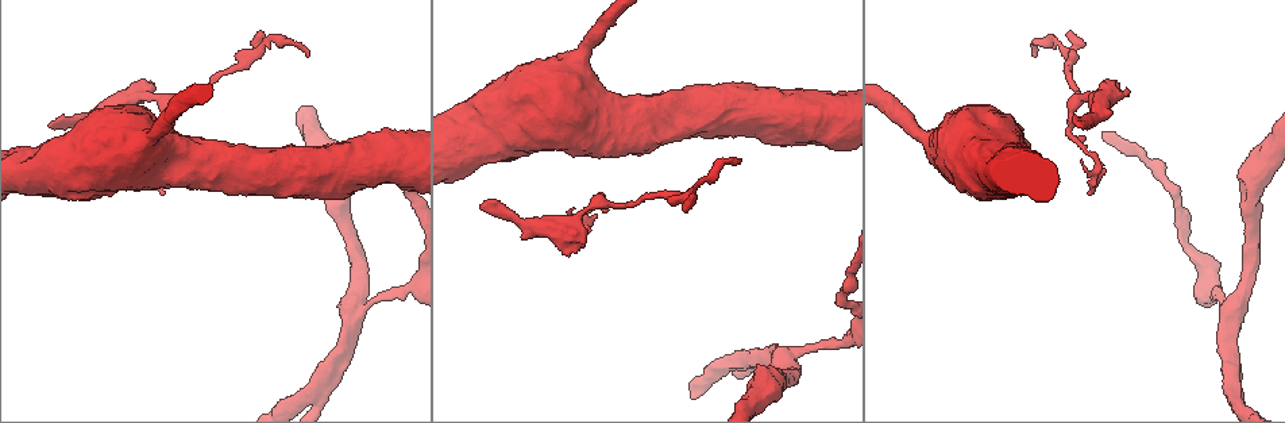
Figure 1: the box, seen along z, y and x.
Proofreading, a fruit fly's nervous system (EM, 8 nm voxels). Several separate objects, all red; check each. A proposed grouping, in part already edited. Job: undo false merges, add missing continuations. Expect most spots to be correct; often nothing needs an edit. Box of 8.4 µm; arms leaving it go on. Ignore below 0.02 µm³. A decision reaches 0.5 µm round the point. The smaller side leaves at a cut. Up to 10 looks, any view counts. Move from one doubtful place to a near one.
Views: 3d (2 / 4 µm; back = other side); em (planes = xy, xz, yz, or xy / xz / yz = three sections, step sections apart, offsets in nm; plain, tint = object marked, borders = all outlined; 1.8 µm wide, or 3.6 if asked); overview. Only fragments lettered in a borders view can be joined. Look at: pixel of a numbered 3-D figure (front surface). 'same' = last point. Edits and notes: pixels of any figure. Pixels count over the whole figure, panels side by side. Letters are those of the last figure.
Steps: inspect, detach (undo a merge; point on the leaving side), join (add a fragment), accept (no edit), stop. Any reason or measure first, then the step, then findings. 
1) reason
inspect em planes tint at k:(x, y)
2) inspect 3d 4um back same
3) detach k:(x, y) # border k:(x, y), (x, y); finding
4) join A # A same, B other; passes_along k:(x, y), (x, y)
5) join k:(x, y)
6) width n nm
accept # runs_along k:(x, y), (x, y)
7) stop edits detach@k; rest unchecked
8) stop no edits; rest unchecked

end of a long branch
inspect em planes borders at 1:(739, 161)

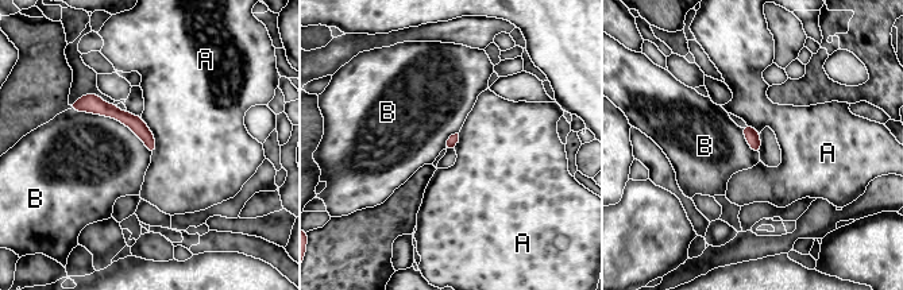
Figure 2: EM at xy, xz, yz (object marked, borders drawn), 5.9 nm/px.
accept # A other, B other; none of them fits

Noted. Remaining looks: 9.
sudden change in width
inspect 3d 4um at 1:(137, 143)

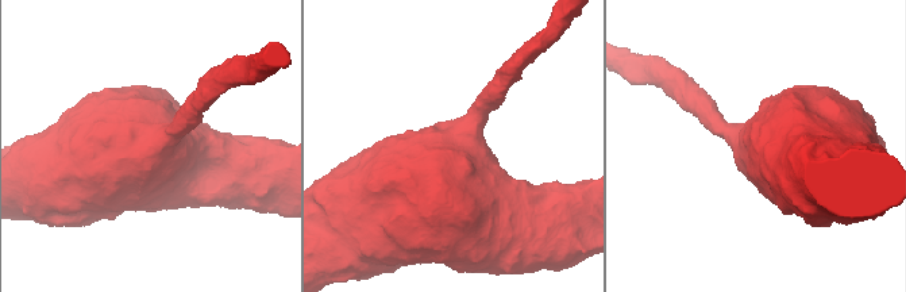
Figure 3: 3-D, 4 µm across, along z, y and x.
now the EM
inspect em 3.6um xy step 8 tint at 3:(456, 141)

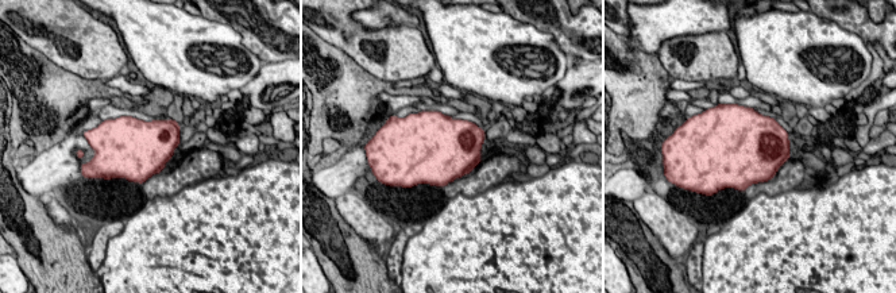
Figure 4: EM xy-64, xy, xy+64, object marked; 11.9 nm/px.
inspect em 3.6um yz step 8 borders same

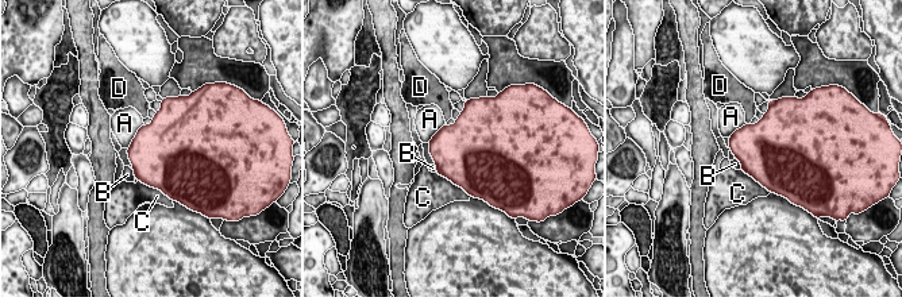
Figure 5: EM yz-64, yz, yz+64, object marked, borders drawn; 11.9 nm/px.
accept # A other, B other, C other, D other; border 5:(143, 123), (127, 149); all the same neuron

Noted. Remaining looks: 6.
branch stops here
inspect em planes borders at 1:(164, 192)

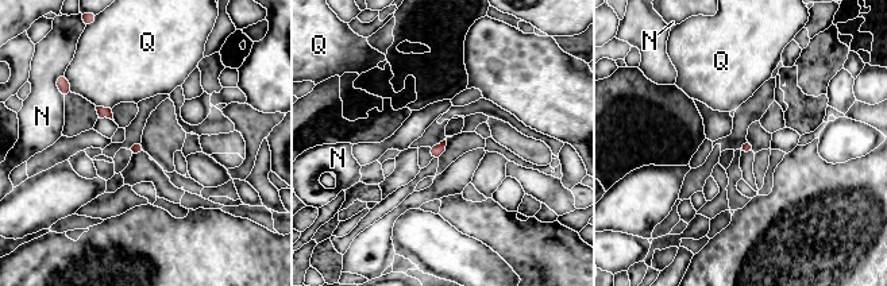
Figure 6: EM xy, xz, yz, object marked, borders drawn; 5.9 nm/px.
longest_contact N 100 nm
accept # N other, Q other; none of them fits

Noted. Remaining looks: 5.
three-way junction
inspect em 3.6um planes plain at 1:(1230, 306)

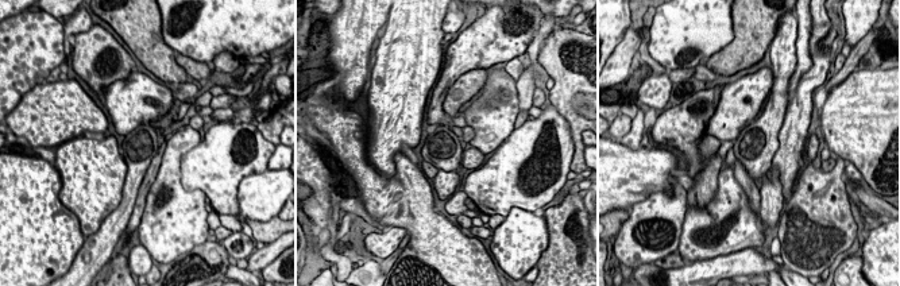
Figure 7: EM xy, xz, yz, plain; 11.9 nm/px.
inspect em 3.6um planes borders same

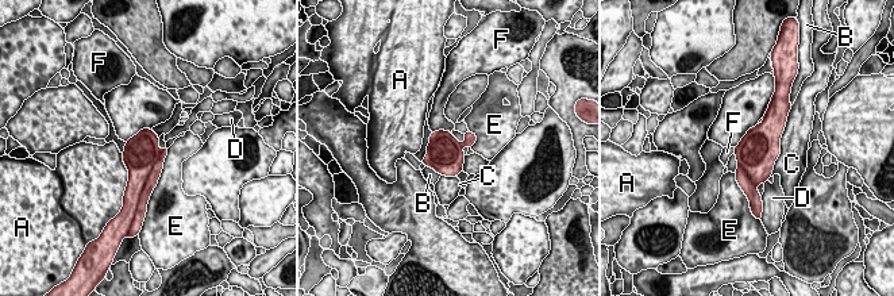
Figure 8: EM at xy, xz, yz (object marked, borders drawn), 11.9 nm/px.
longest_contact C 750 nm
accept # A other, B other, C other, D other, E other, F other; border 8:(450, 130), (435, 130), (432, 133); continuous, no second neuron

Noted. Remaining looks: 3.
stop no edits; rest unchecked

